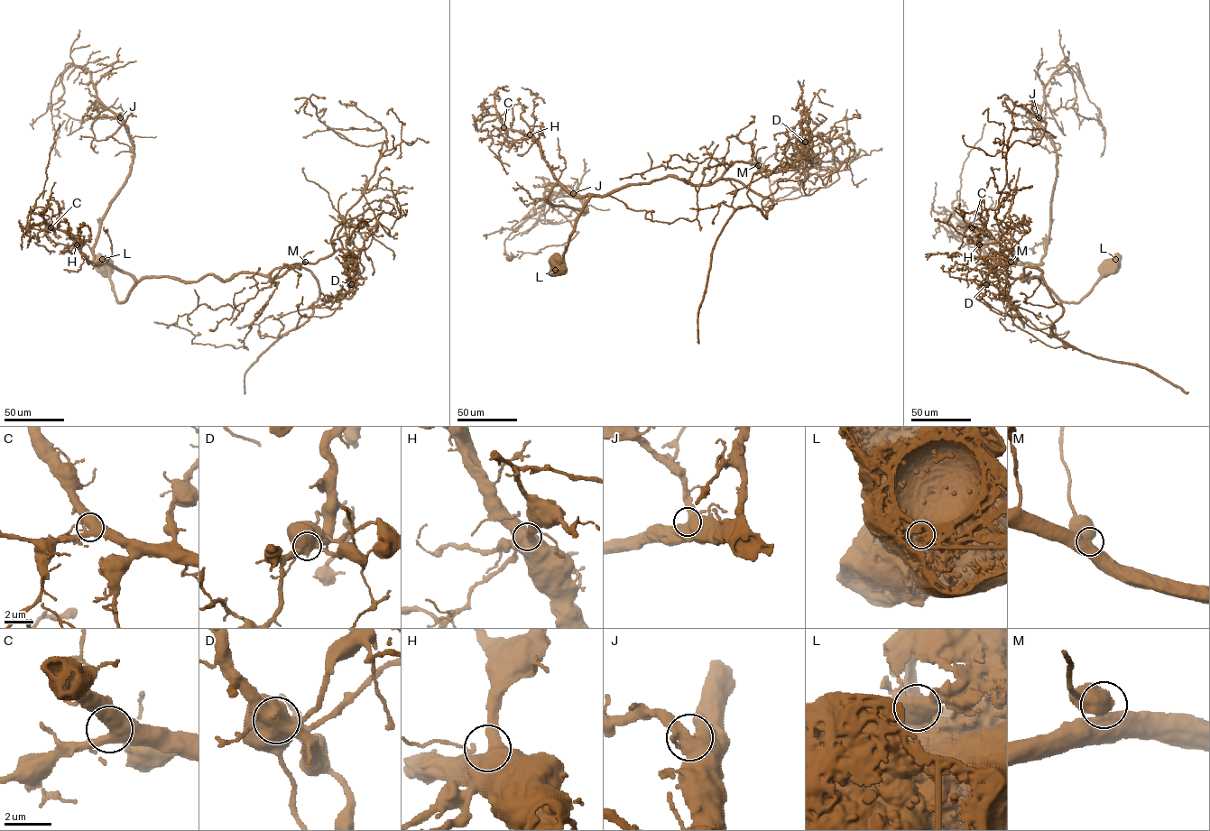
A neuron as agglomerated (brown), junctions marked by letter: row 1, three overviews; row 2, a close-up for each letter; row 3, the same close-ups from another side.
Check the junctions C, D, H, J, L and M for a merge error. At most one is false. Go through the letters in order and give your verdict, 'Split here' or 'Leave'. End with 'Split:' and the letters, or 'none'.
C: Leave
D: Split here
H: Leave
J: Leave
L: Leave
M: Leave
Split: D

